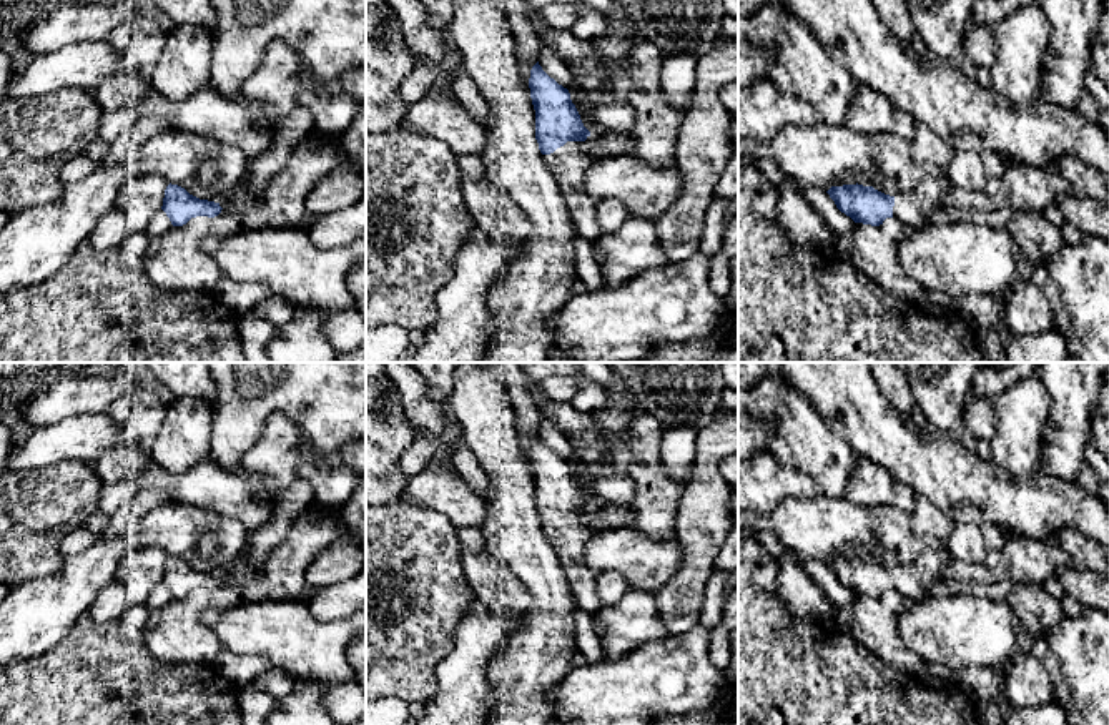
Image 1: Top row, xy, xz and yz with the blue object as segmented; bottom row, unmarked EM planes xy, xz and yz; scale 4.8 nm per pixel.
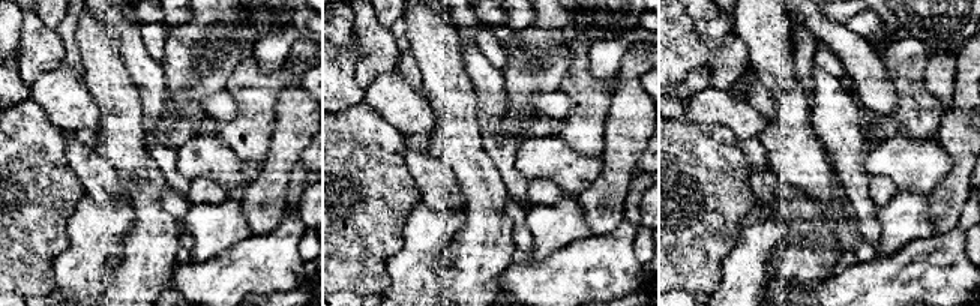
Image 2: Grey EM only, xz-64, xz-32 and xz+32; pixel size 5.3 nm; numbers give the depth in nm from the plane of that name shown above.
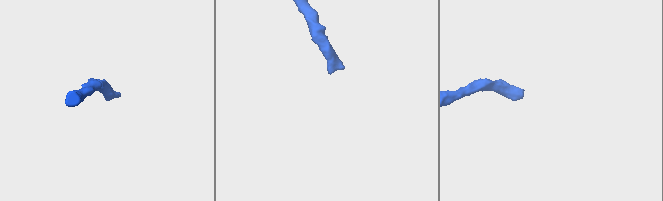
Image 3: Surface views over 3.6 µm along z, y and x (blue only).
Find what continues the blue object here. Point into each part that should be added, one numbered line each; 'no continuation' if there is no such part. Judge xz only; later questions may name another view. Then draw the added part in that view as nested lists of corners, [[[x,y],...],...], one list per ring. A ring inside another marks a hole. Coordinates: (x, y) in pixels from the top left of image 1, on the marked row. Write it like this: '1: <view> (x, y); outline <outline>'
1: xz (569, 163); outline [[[567,141],[554,153],[544,155],[544,163],[567,203],[574,231],[592,244],[594,258],[600,266],[602,254],[595,249],[595,243],[604,236],[604,231],[595,219],[597,200],[585,191],[585,173],[592,160],[584,141]]]

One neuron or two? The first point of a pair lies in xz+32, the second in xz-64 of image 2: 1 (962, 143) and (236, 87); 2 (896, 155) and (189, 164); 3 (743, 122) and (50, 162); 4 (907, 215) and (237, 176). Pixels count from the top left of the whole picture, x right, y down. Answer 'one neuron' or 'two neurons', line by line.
1: two neurons
2: one neuron
3: two neurons
4: two neurons

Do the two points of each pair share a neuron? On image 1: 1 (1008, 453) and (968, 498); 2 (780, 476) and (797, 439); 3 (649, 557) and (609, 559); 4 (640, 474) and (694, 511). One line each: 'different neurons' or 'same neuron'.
1: different neurons
2: different neurons
3: same neuron
4: different neurons

